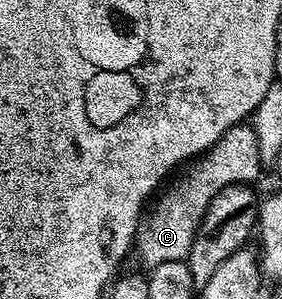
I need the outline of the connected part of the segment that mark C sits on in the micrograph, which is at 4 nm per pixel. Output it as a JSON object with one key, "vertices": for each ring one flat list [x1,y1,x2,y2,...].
{"vertices":[[242,124,227,128,227,132,223,132,217,143,200,155,189,168,190,170,169,191,166,189,152,203,153,211,151,206,137,227,135,250,136,253,141,253,142,260,147,264,146,267,186,261,210,200,228,186,256,183,255,180,263,169,263,163,258,154,258,144,252,125]]}

